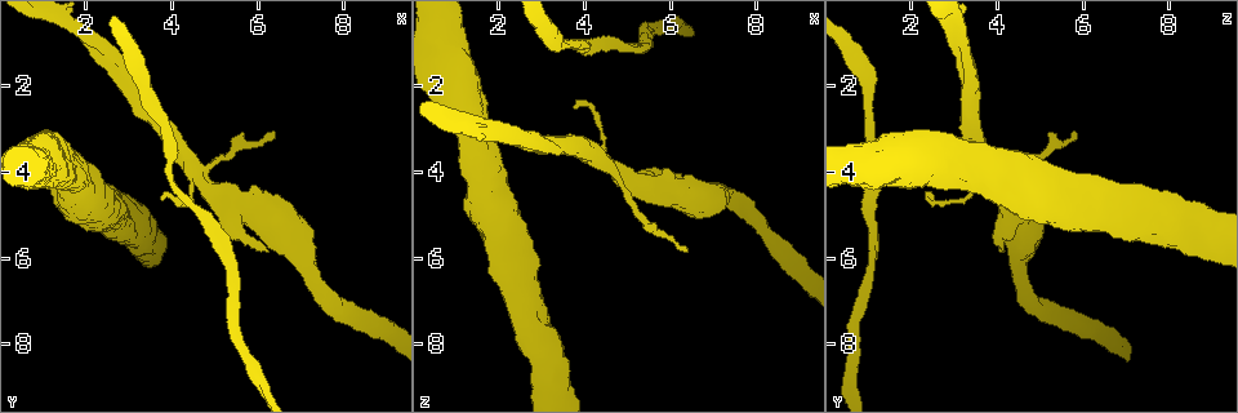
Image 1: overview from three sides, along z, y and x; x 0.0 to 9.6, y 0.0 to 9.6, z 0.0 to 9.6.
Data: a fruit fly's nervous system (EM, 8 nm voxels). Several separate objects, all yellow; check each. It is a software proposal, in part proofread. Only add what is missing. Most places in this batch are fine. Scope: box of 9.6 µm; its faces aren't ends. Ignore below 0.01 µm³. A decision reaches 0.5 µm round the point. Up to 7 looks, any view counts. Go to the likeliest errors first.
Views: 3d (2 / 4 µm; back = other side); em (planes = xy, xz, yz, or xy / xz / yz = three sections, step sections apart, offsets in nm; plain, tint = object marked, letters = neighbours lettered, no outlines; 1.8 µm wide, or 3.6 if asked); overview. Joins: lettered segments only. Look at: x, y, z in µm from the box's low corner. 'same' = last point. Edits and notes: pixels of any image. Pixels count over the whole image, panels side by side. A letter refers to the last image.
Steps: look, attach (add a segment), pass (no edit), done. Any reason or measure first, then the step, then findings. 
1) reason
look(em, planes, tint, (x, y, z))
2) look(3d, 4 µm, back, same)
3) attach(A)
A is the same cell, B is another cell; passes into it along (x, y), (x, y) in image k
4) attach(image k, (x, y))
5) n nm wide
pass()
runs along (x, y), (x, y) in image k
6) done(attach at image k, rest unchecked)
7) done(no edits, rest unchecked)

branch stops here
look(em, planes, letters, (6.20, 5.85, 4.15))

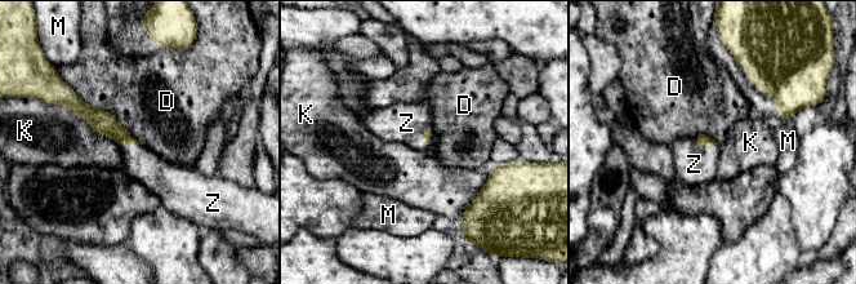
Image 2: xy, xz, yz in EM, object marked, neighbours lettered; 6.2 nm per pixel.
attach(image 2, (694, 164))
Z is the same cell, D, K and M are other cells; it goes on there

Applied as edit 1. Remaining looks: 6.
redraw
look(overview)

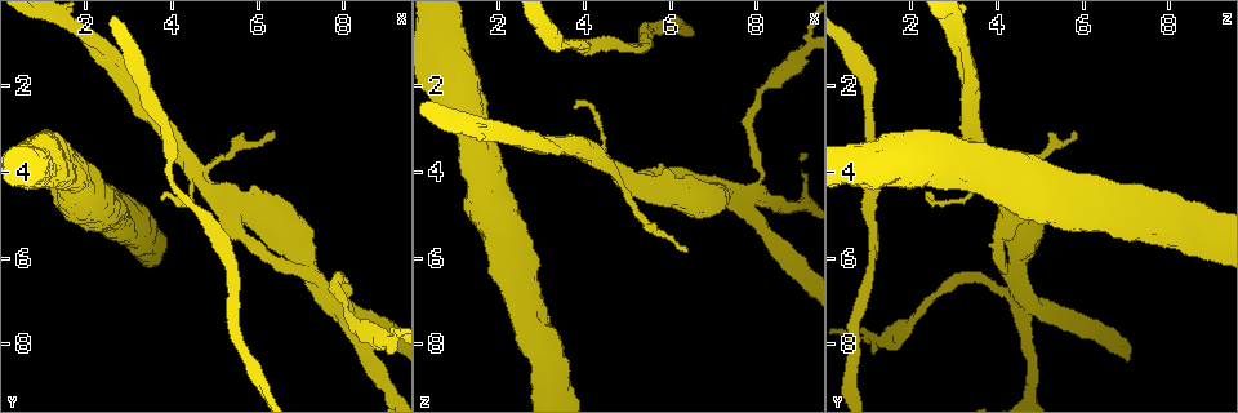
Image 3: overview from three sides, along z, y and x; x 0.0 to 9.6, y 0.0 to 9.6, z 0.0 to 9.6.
free end
look(3d, 4 µm, back, (6.35, 3.10, 5.85))

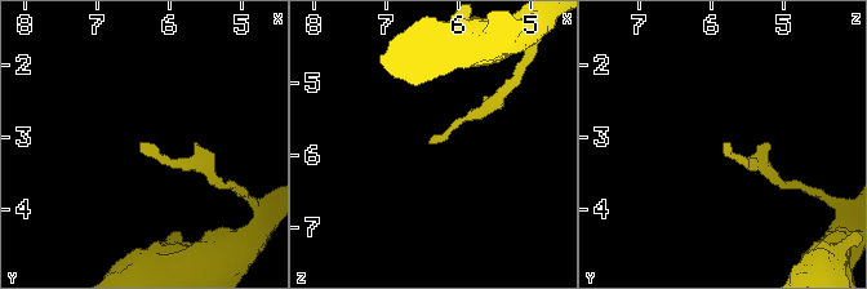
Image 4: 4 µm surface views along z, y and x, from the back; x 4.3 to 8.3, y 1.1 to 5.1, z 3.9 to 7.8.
shape alone is not enough
look(em, xy, step 4, tint, (6.40, 3.10, 5.85))

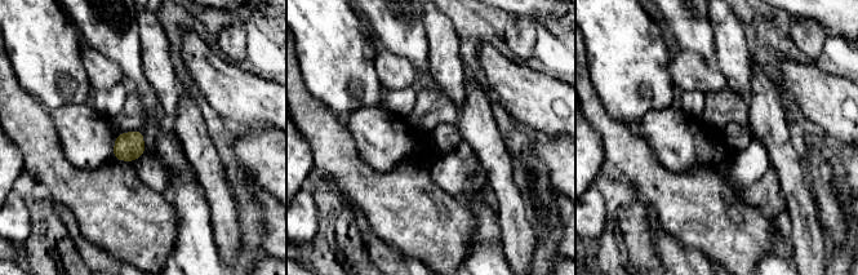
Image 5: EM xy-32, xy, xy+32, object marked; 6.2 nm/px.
look(em, planes, letters, same)

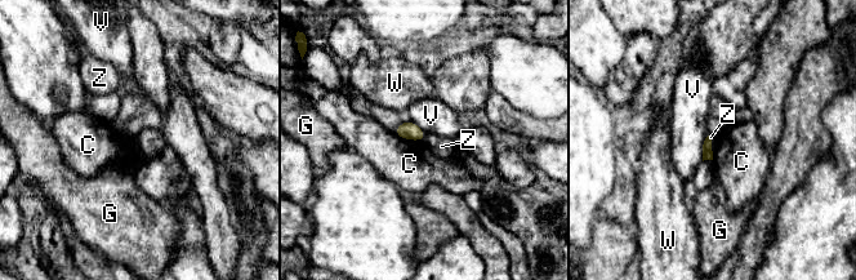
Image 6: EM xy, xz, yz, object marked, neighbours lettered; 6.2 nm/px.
C touches over 200 nm
pass()
C, G, V, W and Z are other cells; border along (392, 132), (404, 138), (423, 141) in image 6; none of them fits

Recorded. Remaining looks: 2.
narrows sharply
look(em, planes, tint, (8.05, 7.15, 2.20))

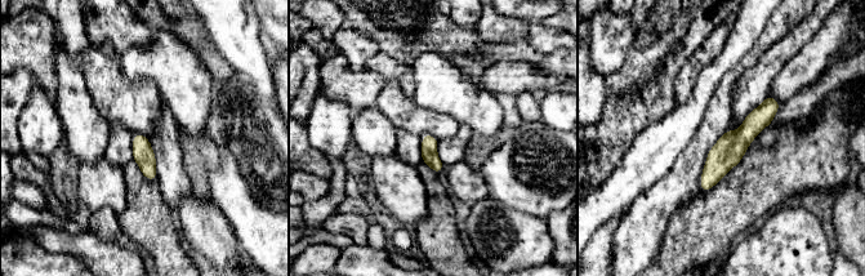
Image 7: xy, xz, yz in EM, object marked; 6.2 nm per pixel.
look(em, planes, letters, same)

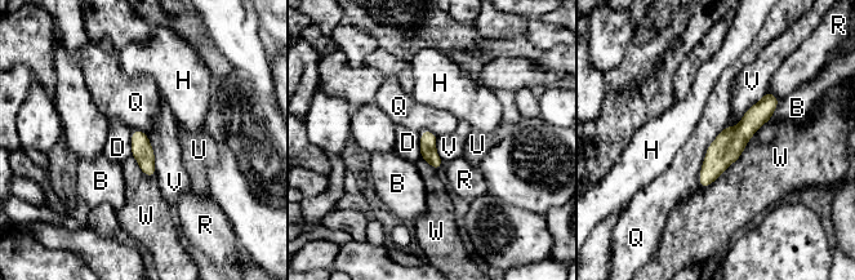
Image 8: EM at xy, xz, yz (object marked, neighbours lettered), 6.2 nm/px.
pass()
B, D, H, Q, R, U, V and W are other cells; runs along (775, 101), (727, 146), (702, 183) in image 8; no lettered segment goes on from it

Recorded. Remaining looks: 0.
done(attach at image 2, rest unchecked)

